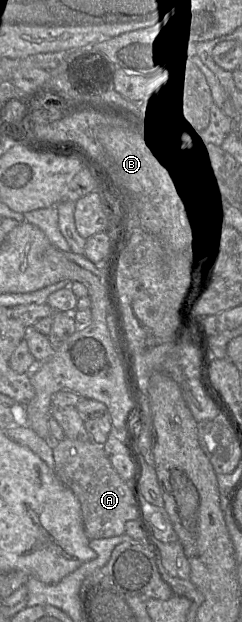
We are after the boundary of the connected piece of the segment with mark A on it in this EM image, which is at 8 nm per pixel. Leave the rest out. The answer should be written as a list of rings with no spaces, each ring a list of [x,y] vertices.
[[[65,438],[53,443],[54,471],[78,498],[86,536],[104,539],[125,534],[127,521],[138,521],[138,507],[131,486],[117,473],[103,445]]]

